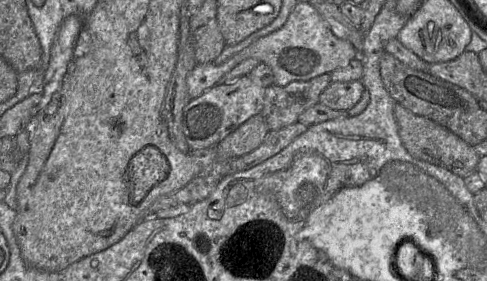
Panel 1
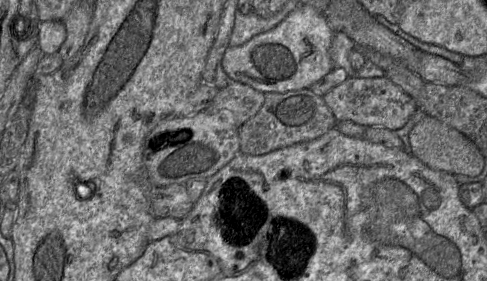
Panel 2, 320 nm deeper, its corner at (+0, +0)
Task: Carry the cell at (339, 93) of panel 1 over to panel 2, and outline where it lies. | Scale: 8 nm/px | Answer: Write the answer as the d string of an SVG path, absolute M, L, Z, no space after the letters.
M353 75L332 88L323 98L337 121L384 127L392 131L404 127L418 110L414 99L386 76L361 78Z

